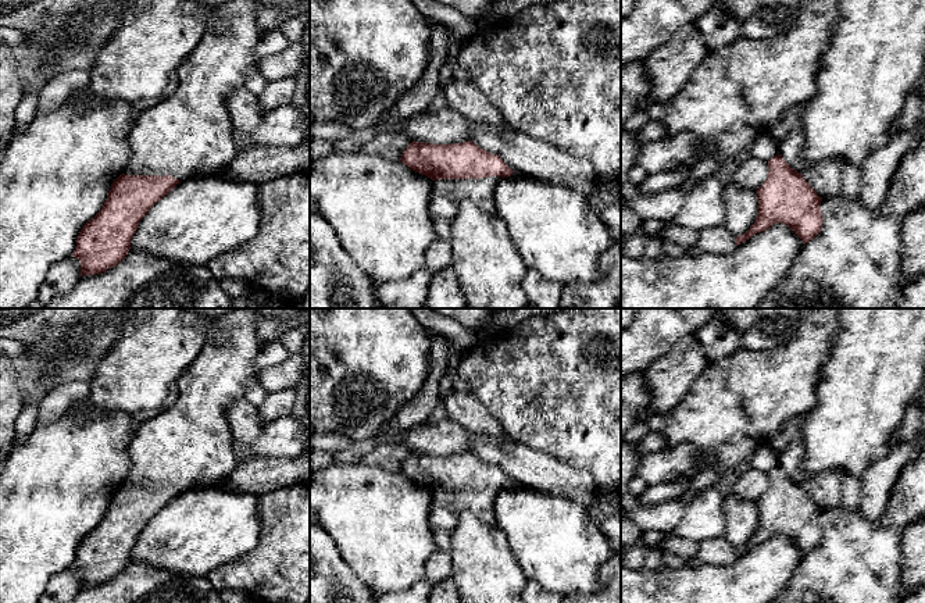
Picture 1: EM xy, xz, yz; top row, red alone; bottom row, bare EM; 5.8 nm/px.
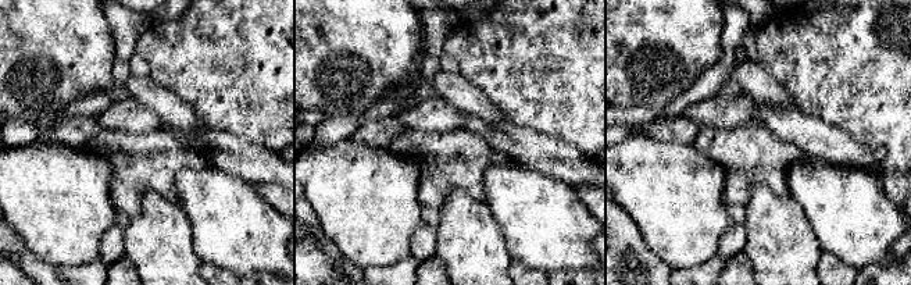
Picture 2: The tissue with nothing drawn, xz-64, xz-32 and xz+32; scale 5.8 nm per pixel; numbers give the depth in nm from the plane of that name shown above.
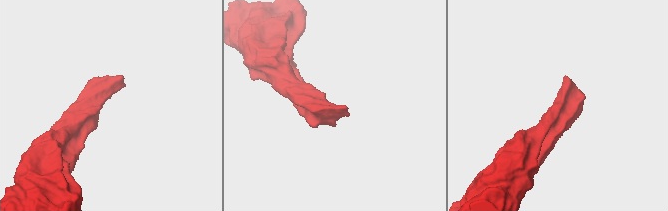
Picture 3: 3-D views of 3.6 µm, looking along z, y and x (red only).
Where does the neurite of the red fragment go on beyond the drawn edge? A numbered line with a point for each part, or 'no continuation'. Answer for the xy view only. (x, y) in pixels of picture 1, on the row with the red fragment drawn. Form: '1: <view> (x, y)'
1: xy (189, 131)

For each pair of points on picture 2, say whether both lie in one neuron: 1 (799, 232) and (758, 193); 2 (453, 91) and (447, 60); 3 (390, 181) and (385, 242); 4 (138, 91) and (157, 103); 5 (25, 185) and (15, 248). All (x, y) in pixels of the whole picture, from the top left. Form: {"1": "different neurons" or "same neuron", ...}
{"1": "same neuron", "2": "different neurons", "3": "same neuron", "4": "same neuron", "5": "different neurons"}

